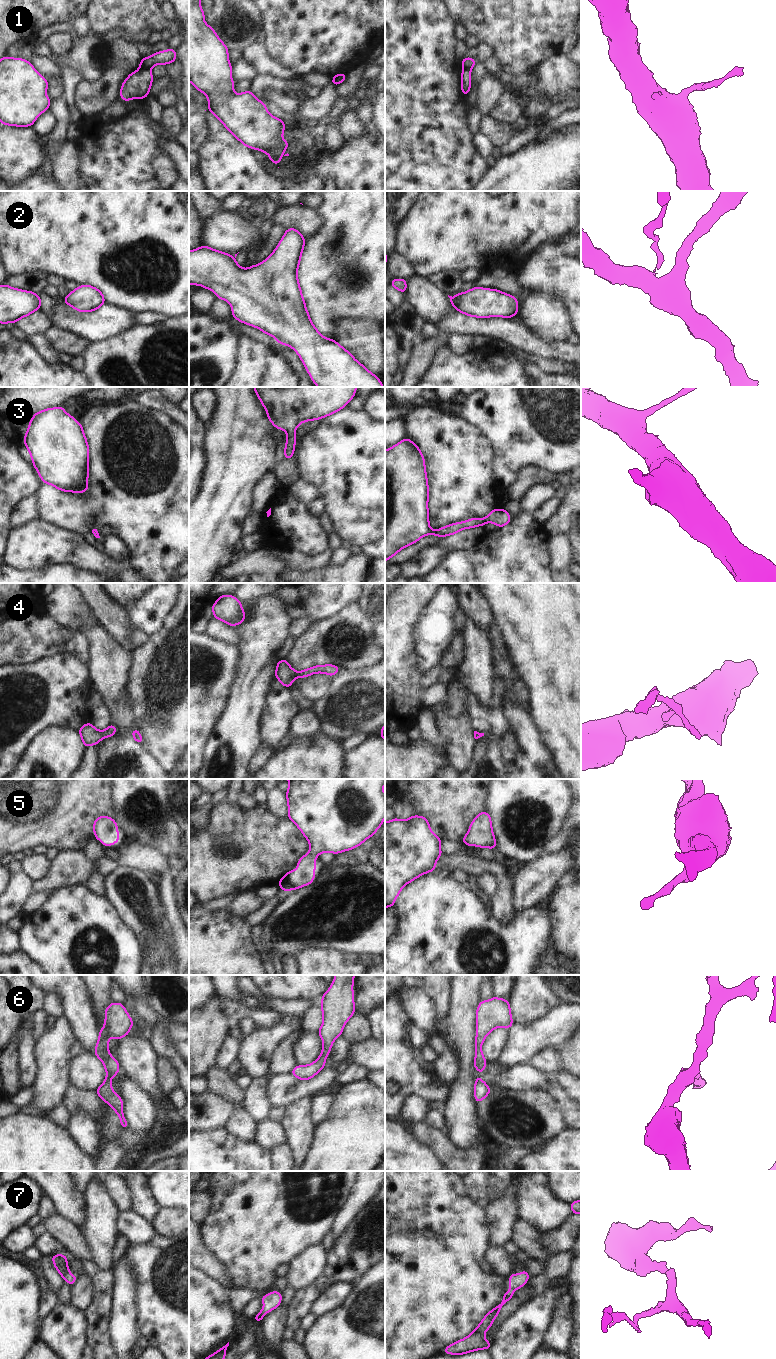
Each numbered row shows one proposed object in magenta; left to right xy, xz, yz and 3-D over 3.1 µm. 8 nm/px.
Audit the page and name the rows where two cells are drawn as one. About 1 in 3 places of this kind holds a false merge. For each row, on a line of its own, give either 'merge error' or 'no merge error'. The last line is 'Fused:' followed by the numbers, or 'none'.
1: merge error
2: merge error
3: no merge error
4: no merge error
5: no merge error
6: no merge error
7: no merge error
Fused: 1, 2

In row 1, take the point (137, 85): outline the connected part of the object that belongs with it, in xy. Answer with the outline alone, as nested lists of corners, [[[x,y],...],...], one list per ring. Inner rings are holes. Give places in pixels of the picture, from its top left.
[[[140,68],[129,74],[120,89],[121,99],[123,101],[135,98],[145,99],[148,96],[153,79],[150,69]]]

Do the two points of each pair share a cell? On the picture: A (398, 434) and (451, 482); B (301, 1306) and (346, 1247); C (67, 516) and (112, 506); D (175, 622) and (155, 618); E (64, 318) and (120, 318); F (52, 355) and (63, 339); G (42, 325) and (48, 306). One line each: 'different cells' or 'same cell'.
A: different cells
B: same cell
C: same cell
D: different cells
E: same cell
F: different cells
G: different cells

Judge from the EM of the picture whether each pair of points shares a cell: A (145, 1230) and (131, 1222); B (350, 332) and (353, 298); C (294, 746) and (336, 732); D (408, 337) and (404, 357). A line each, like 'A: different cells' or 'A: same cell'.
A: same cell
B: different cells
C: different cells
D: same cell

